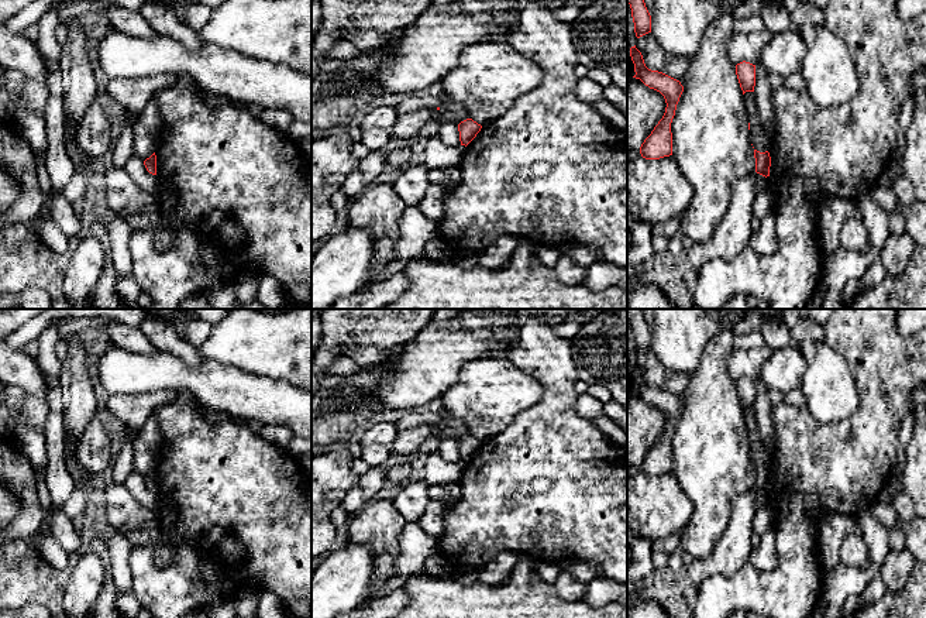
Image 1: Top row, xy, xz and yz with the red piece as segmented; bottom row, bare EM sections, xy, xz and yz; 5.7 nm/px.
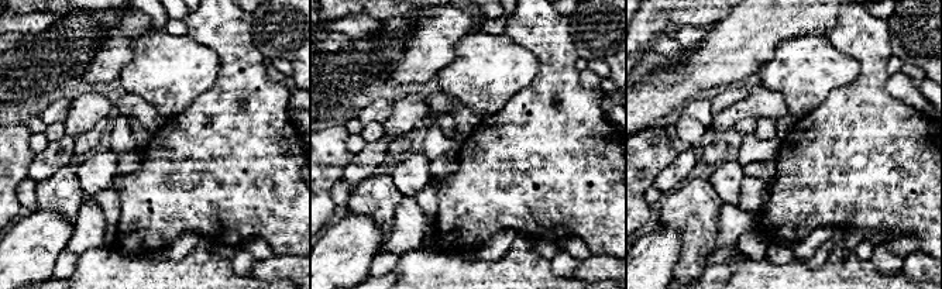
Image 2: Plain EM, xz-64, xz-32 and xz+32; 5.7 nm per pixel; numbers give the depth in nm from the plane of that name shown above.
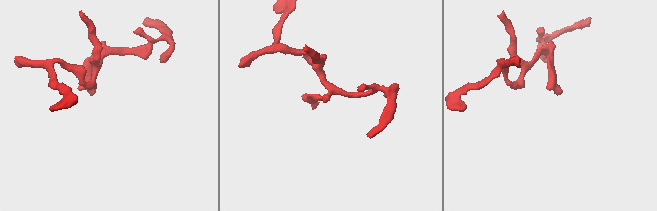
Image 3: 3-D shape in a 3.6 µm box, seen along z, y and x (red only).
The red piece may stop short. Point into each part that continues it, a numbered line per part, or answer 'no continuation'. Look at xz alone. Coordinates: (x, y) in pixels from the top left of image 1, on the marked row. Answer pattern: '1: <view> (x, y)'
no continuation

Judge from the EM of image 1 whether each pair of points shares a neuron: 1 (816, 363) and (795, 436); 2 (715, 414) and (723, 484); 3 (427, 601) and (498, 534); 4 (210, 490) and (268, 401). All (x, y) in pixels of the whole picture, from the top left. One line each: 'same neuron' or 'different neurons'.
1: different neurons
2: same neuron
3: different neurons
4: different neurons

